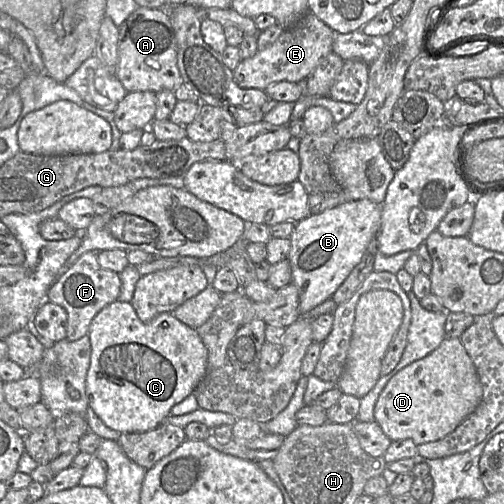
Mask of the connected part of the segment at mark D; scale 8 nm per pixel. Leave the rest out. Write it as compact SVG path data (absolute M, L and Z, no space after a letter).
M445 338L437 349L395 374L379 395L374 419L391 441L411 439L417 446L453 432L481 403L483 388L460 338Z

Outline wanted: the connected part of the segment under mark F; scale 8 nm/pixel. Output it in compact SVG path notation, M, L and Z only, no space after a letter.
M89 251L81 255L75 263L50 286L45 301L62 306L67 312L68 341L76 341L88 335L90 324L95 315L105 306L118 300L121 291L119 274L102 268L97 259L97 252Z

